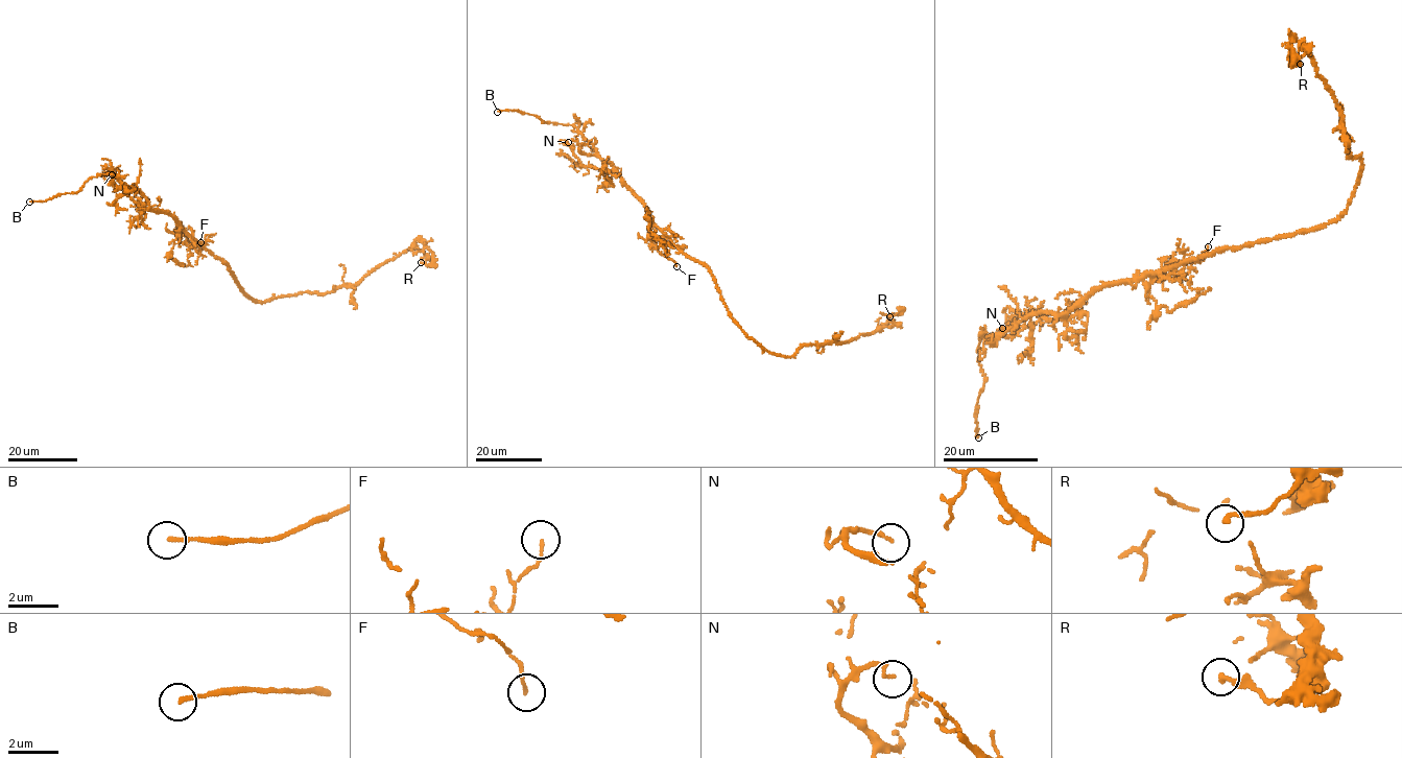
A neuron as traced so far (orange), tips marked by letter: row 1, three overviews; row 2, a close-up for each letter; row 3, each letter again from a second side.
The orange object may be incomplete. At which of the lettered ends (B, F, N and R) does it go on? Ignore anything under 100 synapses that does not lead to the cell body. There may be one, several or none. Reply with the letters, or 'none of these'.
B

